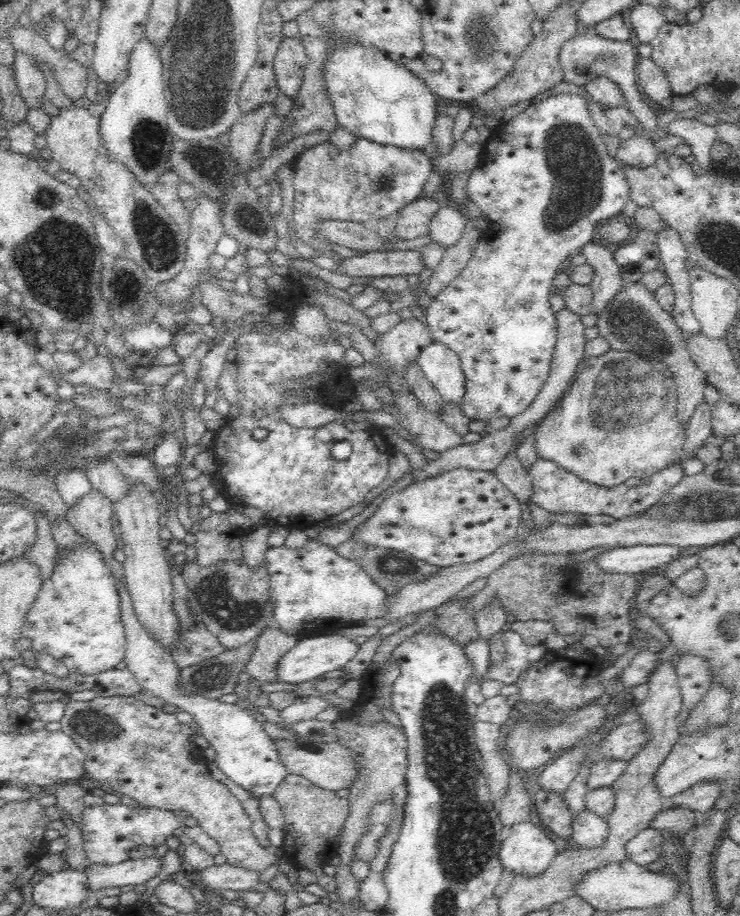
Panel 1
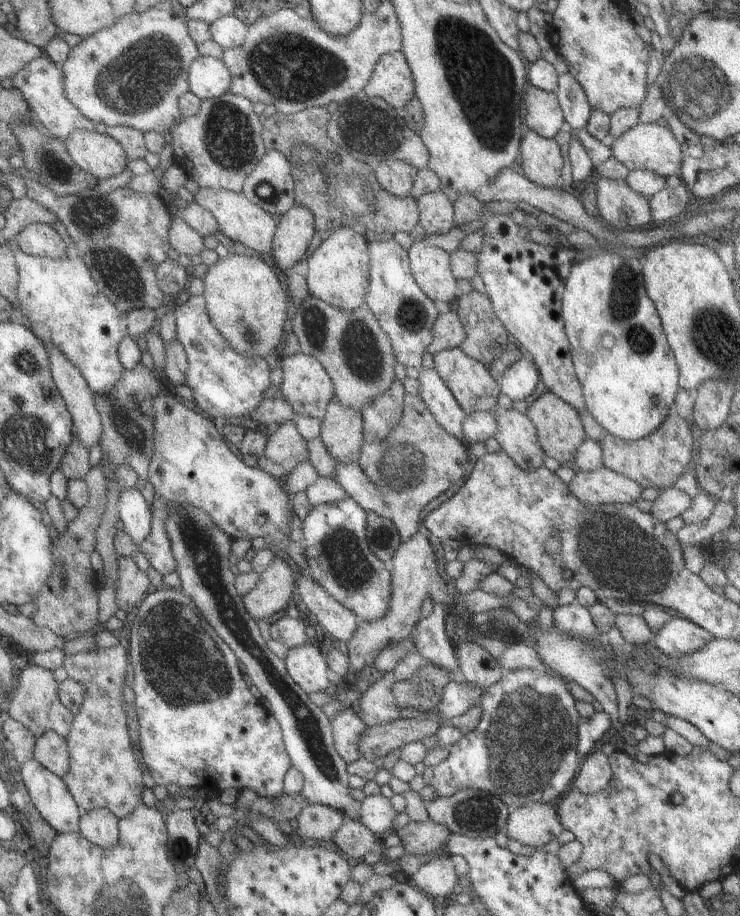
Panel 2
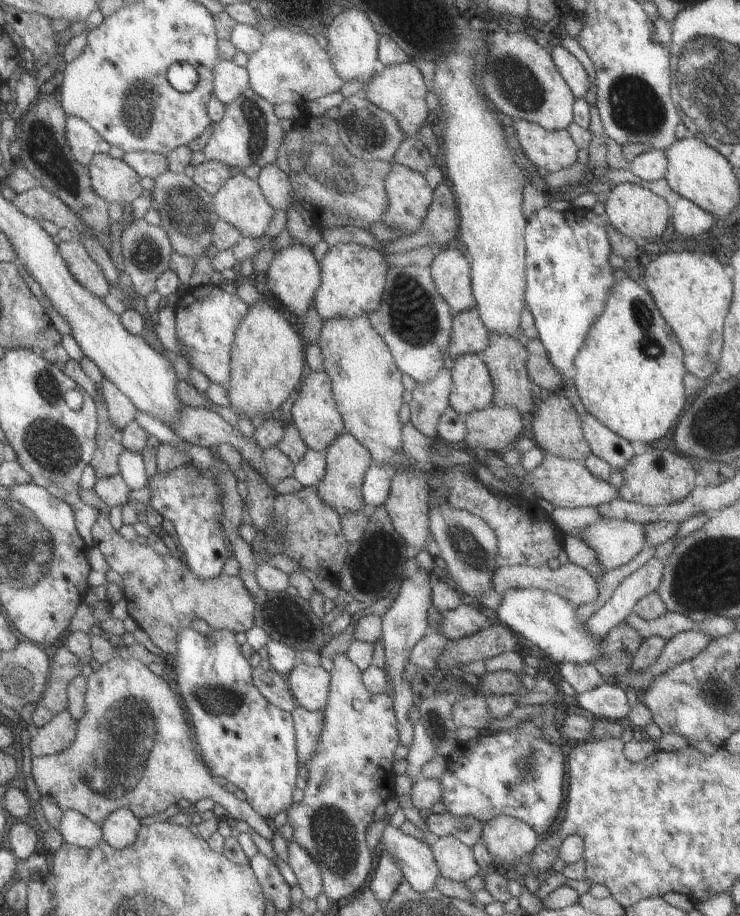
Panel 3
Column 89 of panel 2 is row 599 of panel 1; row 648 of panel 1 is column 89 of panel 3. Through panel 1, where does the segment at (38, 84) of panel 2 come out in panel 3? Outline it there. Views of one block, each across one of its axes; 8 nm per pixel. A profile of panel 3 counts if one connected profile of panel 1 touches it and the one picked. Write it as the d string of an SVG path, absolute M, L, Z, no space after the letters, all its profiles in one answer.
M67 116L65 129L73 159L87 167L94 155L108 153L108 144L85 120L75 116Z

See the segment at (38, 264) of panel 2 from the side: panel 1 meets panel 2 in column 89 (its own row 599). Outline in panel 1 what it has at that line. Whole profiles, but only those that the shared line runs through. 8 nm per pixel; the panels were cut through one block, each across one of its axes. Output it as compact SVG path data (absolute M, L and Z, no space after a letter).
M307 540L301 548L292 549L285 545L268 547L265 563L269 574L269 599L273 602L273 617L282 631L289 635L304 634L314 628L344 628L350 623L372 620L385 615L389 595L384 592L356 561L340 556L334 549L316 540Z

